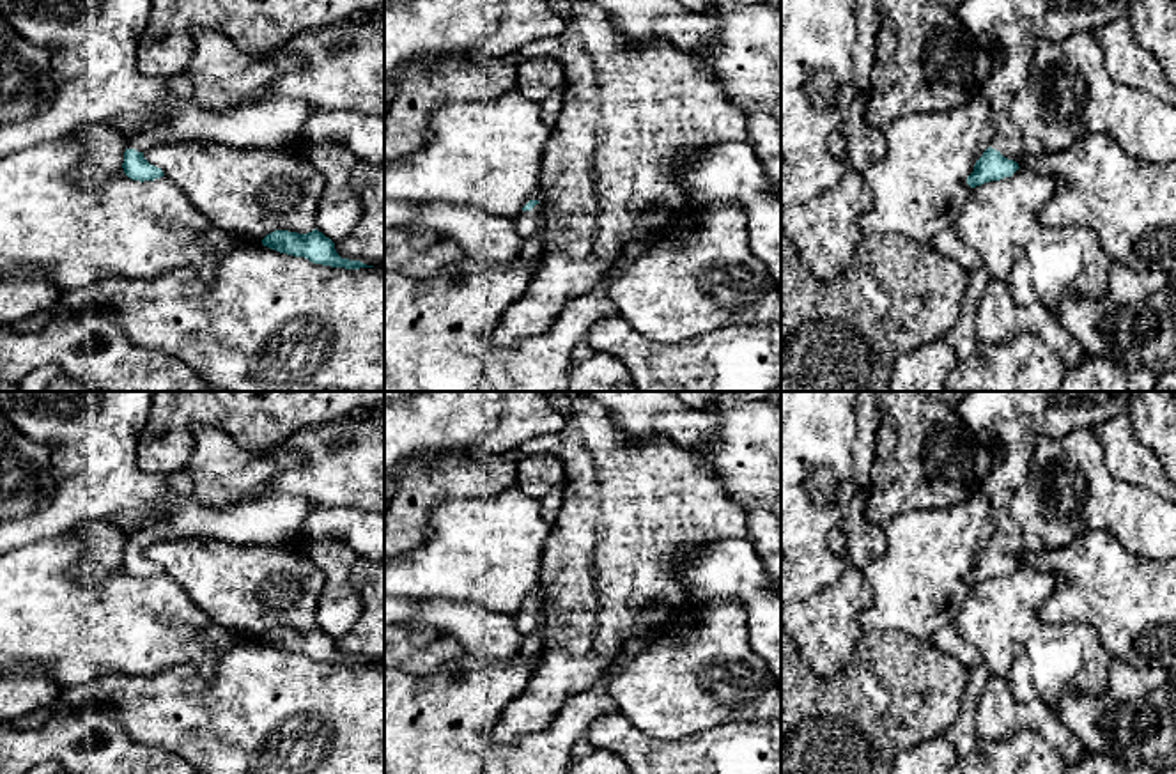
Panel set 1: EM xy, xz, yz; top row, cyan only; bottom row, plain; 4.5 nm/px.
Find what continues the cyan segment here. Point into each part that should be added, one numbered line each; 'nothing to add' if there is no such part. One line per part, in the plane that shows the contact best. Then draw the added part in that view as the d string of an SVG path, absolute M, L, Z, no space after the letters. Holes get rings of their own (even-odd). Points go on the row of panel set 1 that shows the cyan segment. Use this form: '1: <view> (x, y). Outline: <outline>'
1: yz (1010, 29). Outline: M963 0L956 7L960 23L992 53L992 71L981 89L995 129L992 149L1013 161L1024 154L1024 135L1010 119L1010 103L1027 81L1036 43L1059 43L1075 32L1095 32L1126 14L1128 4L1130 0Z

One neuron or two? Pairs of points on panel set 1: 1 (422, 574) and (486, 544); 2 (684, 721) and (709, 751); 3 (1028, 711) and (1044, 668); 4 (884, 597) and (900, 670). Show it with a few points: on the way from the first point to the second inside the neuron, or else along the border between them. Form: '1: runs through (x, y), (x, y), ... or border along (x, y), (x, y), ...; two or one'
1: runs through (438, 567), (470, 557); one
2: border along (735, 719), (682, 737), (657, 739), (654, 735); two
3: border along (996, 677), (1019, 702), (1052, 709); two
4: border along (865, 631), (902, 631), (927, 640); two

